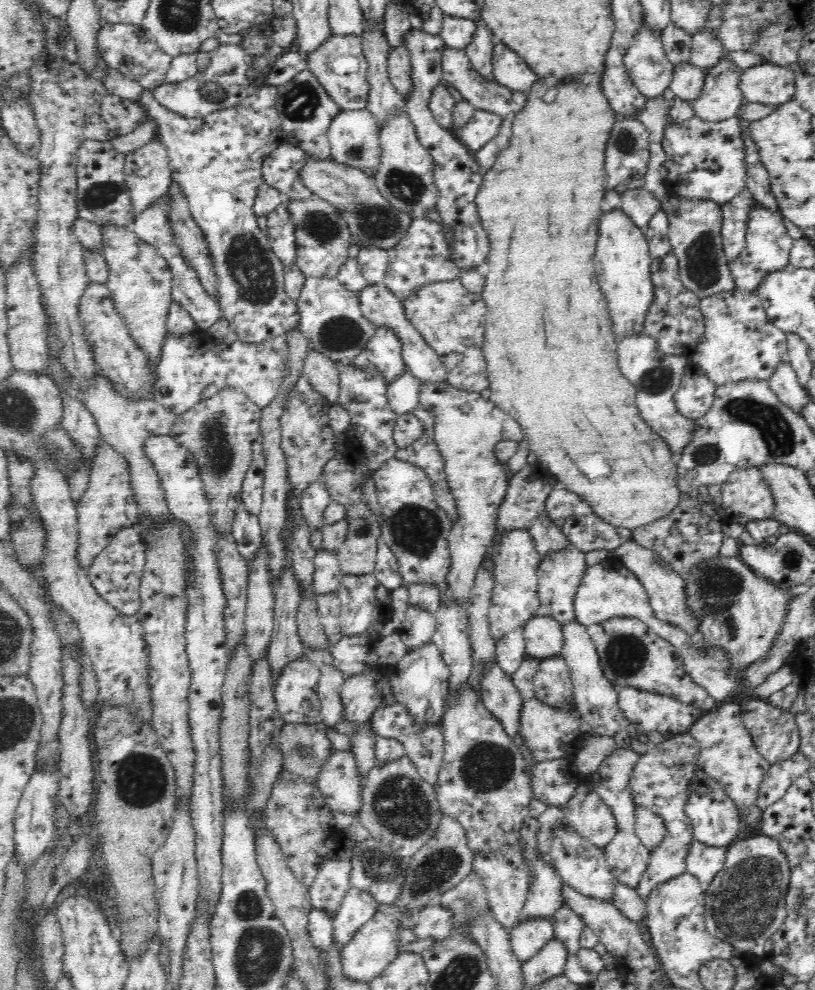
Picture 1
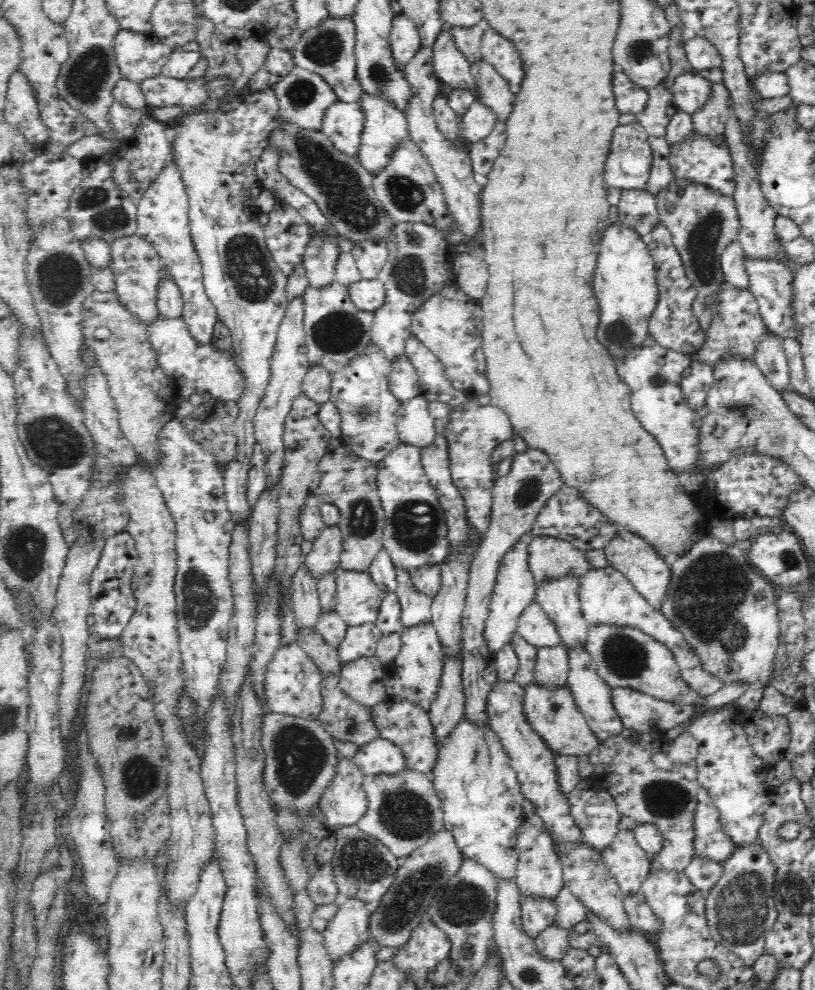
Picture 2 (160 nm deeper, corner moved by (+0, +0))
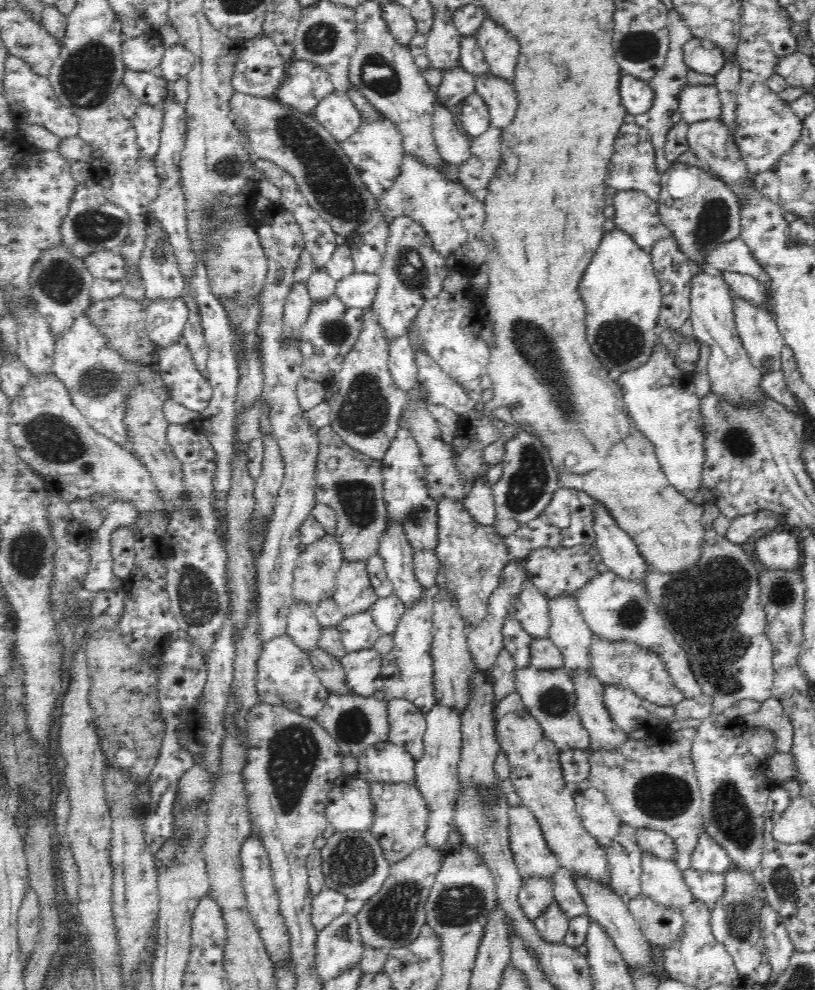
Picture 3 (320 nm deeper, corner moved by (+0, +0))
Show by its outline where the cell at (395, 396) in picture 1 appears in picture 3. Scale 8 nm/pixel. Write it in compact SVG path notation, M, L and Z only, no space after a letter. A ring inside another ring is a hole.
M402 335L394 337L389 342L389 369L392 373L394 383L407 392L410 398L410 390L416 388L418 382L418 365L414 356L409 336Z

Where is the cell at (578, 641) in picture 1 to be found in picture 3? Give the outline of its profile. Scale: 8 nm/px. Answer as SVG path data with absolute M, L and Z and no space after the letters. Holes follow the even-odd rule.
M568 671L568 674L574 681L577 698L575 709L590 736L589 749L593 752L614 750L627 742L629 736L614 722L604 704L605 684L593 672Z

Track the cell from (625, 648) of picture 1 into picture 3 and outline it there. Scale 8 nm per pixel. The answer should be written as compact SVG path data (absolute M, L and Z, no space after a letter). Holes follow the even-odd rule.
M594 637L590 644L590 657L594 676L605 685L618 685L630 689L636 693L636 696L658 706L673 707L686 699L683 692L676 688L658 654L648 651L648 648L640 648L637 644L628 641L609 642Z

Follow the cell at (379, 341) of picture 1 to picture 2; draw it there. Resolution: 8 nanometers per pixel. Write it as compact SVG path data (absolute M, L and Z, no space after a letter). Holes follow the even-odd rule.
M399 222L391 228L387 240L388 260L377 277L386 289L384 304L374 313L371 341L380 348L386 359L393 361L405 354L405 344L410 336L414 312L430 296L443 292L455 284L452 248L445 242L442 233L426 223Z

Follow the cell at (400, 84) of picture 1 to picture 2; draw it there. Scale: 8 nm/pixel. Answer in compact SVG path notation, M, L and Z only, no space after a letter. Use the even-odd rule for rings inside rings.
M403 12L393 15L390 49L396 63L406 66L421 48L421 38L416 23Z

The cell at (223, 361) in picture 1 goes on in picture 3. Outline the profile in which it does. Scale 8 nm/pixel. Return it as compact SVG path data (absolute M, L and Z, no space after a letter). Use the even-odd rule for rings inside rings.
M183 297L172 300L149 300L146 307L147 331L150 339L160 350L169 344L184 340L183 330L189 312Z

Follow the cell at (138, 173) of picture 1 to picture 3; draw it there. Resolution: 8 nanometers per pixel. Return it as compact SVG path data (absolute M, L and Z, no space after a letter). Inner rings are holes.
M142 103L135 116L130 119L137 132L137 144L141 154L155 158L160 150L163 112L159 106Z

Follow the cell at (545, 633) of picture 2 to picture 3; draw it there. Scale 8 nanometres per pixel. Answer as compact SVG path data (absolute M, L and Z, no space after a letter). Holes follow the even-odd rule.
M526 577L523 586L520 598L515 604L515 618L533 638L549 638L549 601L534 587L530 577Z

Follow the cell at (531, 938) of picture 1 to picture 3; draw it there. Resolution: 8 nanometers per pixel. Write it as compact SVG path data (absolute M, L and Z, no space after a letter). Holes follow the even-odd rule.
M534 876L521 880L518 901L528 919L535 921L551 905L554 897L553 879Z

